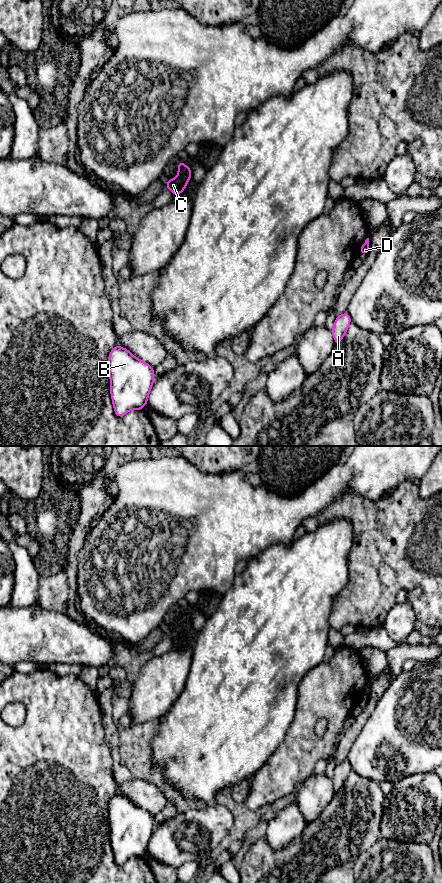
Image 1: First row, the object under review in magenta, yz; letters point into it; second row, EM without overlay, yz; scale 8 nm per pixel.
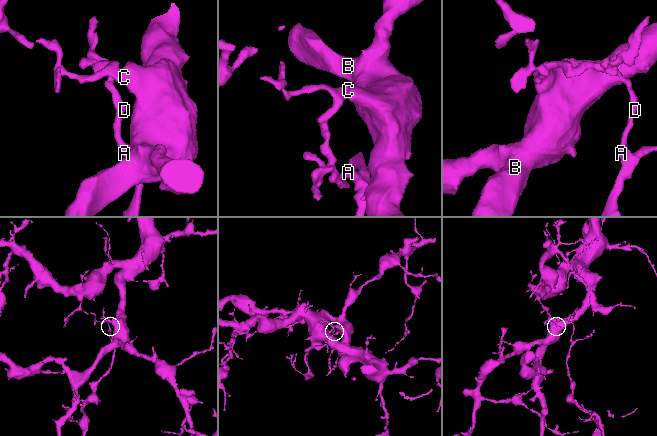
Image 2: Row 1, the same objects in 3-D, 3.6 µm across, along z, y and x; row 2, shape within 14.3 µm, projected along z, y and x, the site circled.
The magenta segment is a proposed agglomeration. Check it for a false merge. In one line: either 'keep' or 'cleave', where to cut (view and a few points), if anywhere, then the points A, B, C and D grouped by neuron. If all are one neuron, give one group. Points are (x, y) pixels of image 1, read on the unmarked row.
cleave | yz (190, 622), (182, 622), (177, 625) | A C D / B

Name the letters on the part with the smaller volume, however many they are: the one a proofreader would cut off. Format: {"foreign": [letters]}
{"foreign": ["A", "C", "D"]}

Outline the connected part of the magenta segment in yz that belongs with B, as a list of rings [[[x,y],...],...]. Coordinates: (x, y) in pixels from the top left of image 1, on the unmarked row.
[[[118,793],[108,806],[110,840],[117,865],[147,853],[154,829],[154,816]]]

